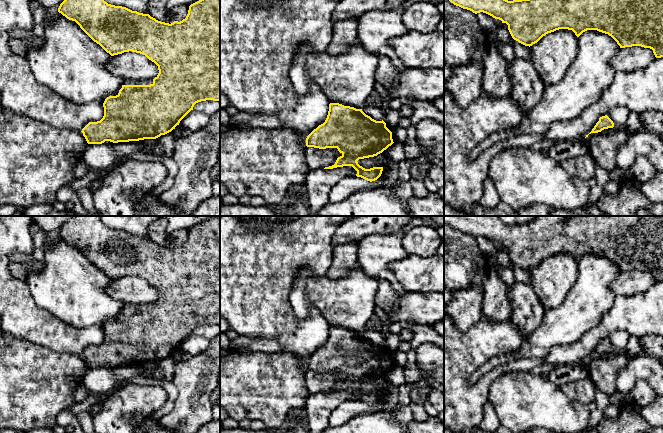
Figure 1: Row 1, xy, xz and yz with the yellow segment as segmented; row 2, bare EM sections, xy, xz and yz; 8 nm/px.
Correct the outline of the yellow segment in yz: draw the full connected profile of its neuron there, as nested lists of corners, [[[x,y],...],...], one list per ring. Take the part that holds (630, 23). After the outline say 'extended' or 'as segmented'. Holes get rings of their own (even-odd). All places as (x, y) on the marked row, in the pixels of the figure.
[[[449,0],[456,6],[477,14],[486,13],[508,25],[512,38],[532,46],[543,36],[559,29],[572,30],[577,37],[587,30],[597,30],[611,36],[620,48],[641,46],[650,48],[656,58],[663,57],[663,0]]] | as segmented

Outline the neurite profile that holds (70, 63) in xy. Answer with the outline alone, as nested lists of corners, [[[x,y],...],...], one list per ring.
[[[57,10],[55,18],[45,21],[44,27],[43,45],[36,47],[28,43],[25,54],[34,77],[40,84],[75,104],[104,103],[107,97],[118,95],[125,80],[106,69],[111,55],[94,42],[75,21],[67,19]]]

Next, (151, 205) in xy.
[[[151,192],[141,198],[135,206],[135,216],[141,216],[144,212],[148,216],[182,216],[176,207],[163,203]]]

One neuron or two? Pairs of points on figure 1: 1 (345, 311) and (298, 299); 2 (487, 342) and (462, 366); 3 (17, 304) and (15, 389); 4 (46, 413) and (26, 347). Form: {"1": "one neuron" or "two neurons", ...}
{"1": "one neuron", "2": "one neuron", "3": "two neurons", "4": "one neuron"}

